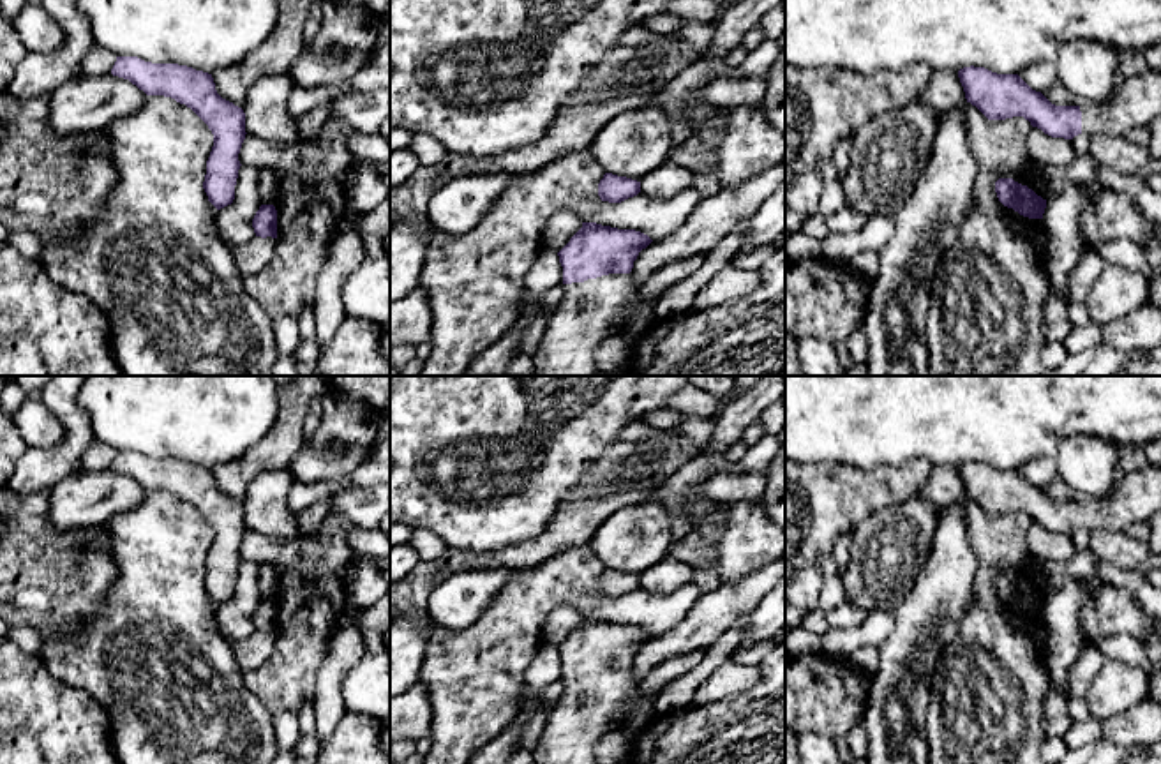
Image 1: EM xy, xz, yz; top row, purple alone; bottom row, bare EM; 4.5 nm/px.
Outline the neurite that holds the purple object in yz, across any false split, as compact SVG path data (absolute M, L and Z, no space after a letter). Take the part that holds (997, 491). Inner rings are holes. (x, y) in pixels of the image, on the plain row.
M985 462L958 466L967 498L988 515L1023 512L1052 533L1078 529L1126 531L1135 522L1150 522L1161 513L1161 468L1147 466L1127 473L1108 498L1055 501L1032 485L1018 469L997 469Z

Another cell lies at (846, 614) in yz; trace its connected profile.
M842 602L826 612L831 628L856 628L863 623L866 612L850 602Z

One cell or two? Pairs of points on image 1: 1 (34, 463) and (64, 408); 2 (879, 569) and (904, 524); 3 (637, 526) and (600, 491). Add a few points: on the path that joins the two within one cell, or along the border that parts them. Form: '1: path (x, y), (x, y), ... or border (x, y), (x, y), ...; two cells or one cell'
1: path (52, 461), (73, 440), (73, 426); one cell
2: path (886, 558), (888, 549), (902, 535); one cell
3: border (648, 500), (620, 507), (590, 537); two cells

